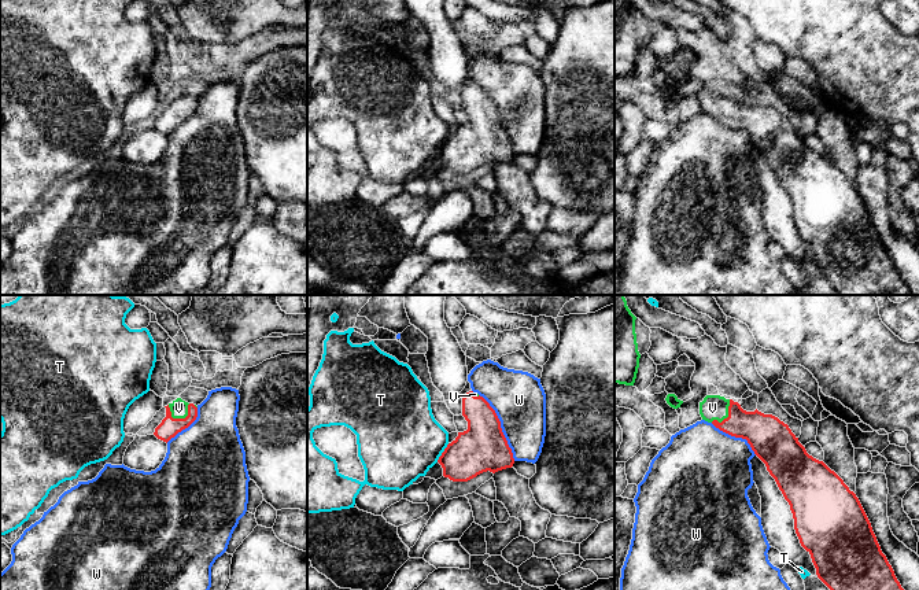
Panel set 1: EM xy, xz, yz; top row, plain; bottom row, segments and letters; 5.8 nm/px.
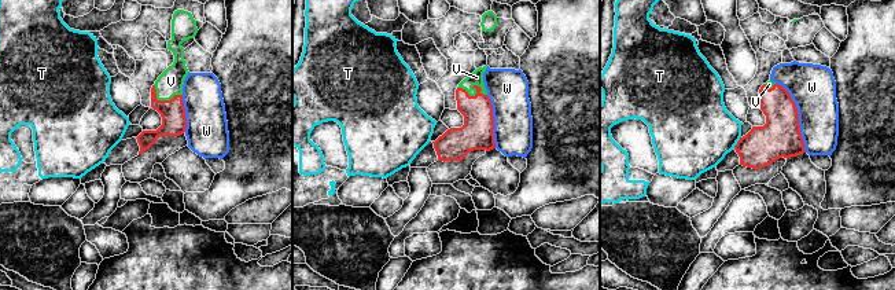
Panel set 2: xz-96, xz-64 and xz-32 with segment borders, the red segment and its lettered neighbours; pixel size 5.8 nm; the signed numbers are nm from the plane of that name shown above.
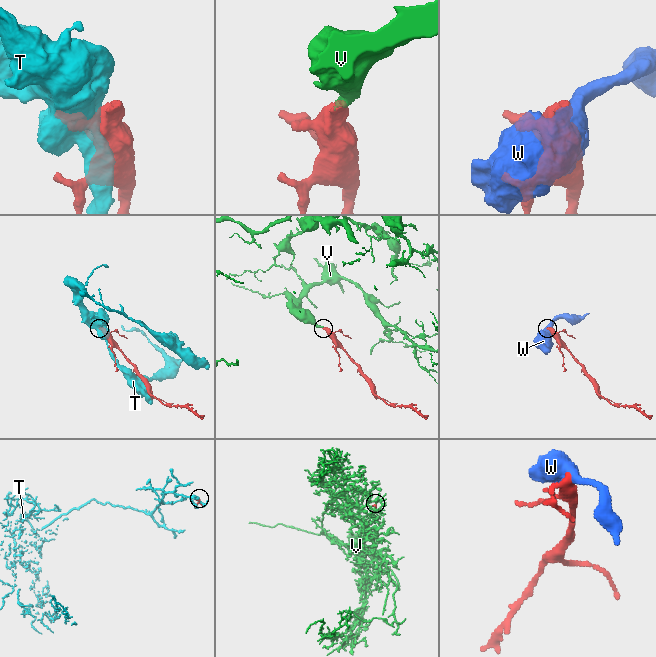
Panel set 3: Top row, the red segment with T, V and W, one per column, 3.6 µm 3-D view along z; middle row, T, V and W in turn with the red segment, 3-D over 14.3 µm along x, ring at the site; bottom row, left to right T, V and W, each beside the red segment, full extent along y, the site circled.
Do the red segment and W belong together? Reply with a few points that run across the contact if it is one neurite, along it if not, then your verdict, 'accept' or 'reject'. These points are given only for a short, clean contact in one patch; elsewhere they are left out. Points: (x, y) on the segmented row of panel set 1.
reject

